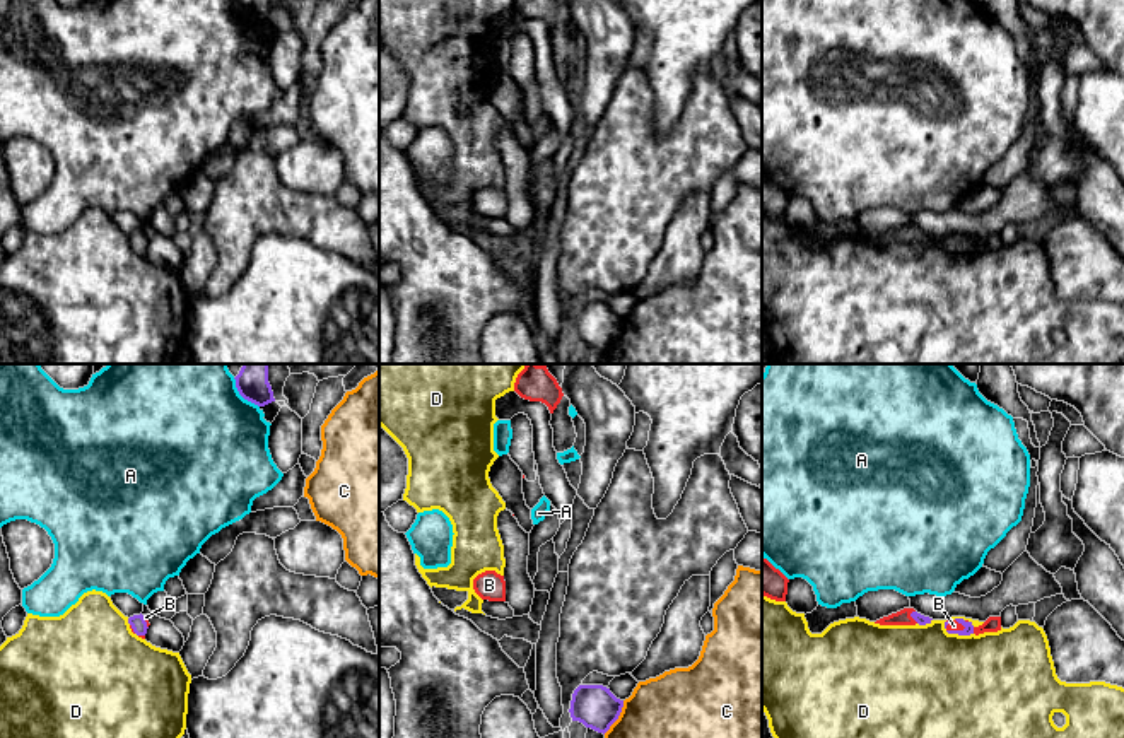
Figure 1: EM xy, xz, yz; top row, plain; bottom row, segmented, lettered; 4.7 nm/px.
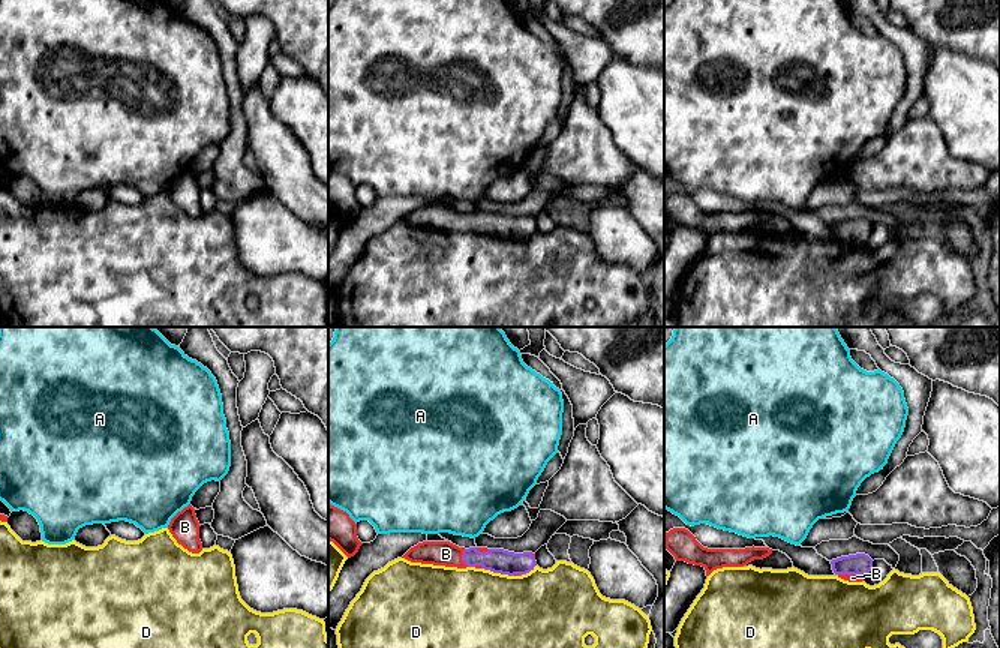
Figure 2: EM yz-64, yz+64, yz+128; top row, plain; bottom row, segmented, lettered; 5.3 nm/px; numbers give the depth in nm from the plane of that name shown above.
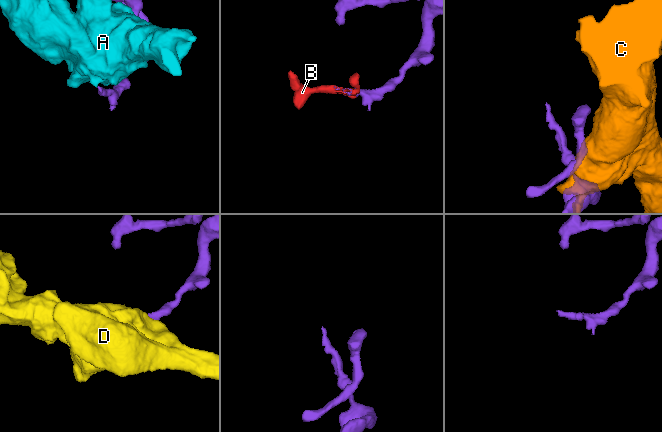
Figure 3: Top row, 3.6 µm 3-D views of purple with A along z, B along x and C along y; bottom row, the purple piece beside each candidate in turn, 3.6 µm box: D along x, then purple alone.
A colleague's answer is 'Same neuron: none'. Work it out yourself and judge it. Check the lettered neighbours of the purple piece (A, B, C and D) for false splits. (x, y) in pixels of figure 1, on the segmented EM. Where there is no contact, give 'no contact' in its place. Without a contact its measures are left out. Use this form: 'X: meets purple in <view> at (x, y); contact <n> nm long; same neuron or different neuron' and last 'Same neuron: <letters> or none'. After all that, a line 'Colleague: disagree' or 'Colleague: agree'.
A: meets purple in xy at (241, 395); contact 190 nm long; different neuron
B: meets purple in yz at (955, 631); contact 100 nm long; same neuron
C: meets purple in xz at (617, 718); contact 190 nm long; different neuron
D: meets purple in yz at (955, 632); contact 160 nm long; different neuron
Same neuron: B
Colleague: disagree

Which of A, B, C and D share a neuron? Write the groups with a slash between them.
A / B / C / D

